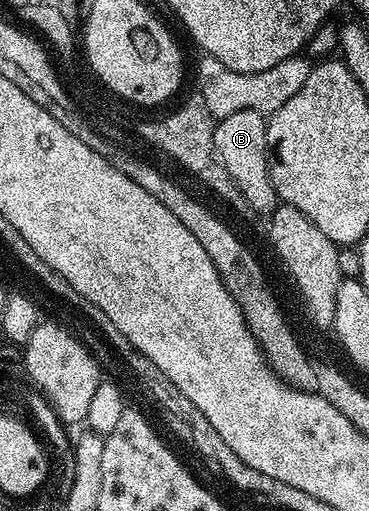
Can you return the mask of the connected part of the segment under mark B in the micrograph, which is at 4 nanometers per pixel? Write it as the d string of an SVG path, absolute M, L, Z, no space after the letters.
M243 110L219 119L214 125L214 148L225 175L231 178L235 193L244 197L245 204L256 214L270 216L274 213L278 199L268 167L268 118L258 112Z

